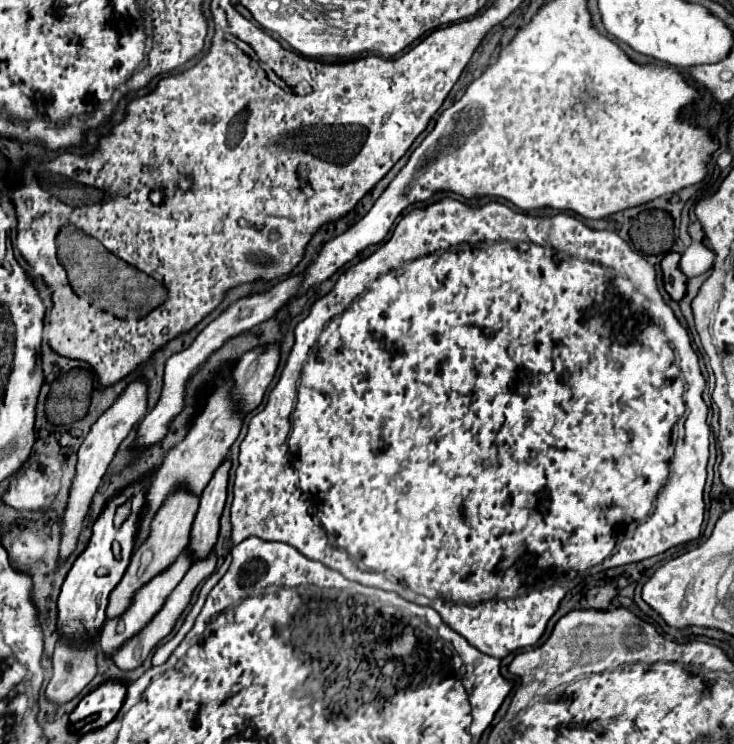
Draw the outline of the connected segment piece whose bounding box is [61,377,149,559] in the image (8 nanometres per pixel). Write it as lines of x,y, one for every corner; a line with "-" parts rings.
137,377
135,381
131,381
125,391
115,399
115,403
95,421
95,425
91,427
89,435
85,437
81,449
79,449
79,461
77,461
77,475
75,481
71,485
71,493
69,493
69,503
67,503
67,511
63,517
63,527
61,527
61,559
69,557
69,553
75,549
77,537
81,533
81,523
83,517
91,505
91,497
97,491
97,485
101,481
101,477
107,471
107,465
111,463
119,443
129,435
129,431
133,429
135,423
143,421
143,417
147,415
149,407
147,407
147,393
149,393
149,385
145,383
143,377

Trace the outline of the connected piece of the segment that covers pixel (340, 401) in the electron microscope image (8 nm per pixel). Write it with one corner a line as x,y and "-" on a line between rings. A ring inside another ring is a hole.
443,197
431,205
415,207
405,217
401,217
397,227
393,229
393,235
371,257
359,261
357,265
351,265
345,273
341,273
333,289
325,297
317,299
309,315
295,327
295,345
281,373
281,379
271,391
265,409
249,421
247,437
241,443
239,469
237,469
235,489
233,489
235,497
231,505
233,545
251,535
257,535
265,541
289,543
295,549
299,549
305,557
321,561
323,565
343,573
351,581
359,581
361,585
379,587
385,591
395,591
407,601
433,607
441,615
441,619
449,627
453,627
459,635
463,635
473,647
477,647
479,651
491,657
503,659
515,649
523,649
539,641
539,637
547,627
547,621
553,617
553,613
559,607
559,601
567,593
567,587
553,585
549,589
541,589
543,585
547,587
549,583
555,581
565,583
567,579
573,579
577,573
589,567
592,568
588,574
595,575
617,565
643,561
675,545
699,537
703,515
705,515
703,489
705,489
707,459
709,459
709,427
707,427
707,405
703,401
703,389
705,389
705,379
699,369
697,353
691,347
689,333
677,321
671,307
665,305
655,283
655,269
645,261
643,255
631,249
629,243
625,243
615,231
607,231
607,229
593,231
573,215
565,215
565,213
527,215
527,213
513,211
511,207
497,201
489,201
483,205
469,205
453,197
-
495,239
529,241
529,243
511,243
511,241
495,241
-
439,249
443,250
443,255
429,255
-
683,413
687,415
684,418
683,439
673,447
673,427
-
356,563
365,565
365,569
371,571
359,569
-
519,589
533,590
526,595
515,597

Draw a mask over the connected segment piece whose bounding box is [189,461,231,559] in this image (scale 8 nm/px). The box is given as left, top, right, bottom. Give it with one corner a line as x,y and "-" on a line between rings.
223,461
219,469
215,469
211,481
201,493
201,505
191,529
191,551
193,559
201,559
209,555
217,541
219,533
219,517
227,499
227,479
229,479
231,461

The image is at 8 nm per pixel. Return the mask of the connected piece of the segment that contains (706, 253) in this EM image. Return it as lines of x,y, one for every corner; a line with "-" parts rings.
691,243
687,247
687,251
681,255
679,269
687,279
691,279
695,275
701,275
701,273
709,271
711,265
713,265
713,259
715,259
715,255
709,247
705,247
701,243

